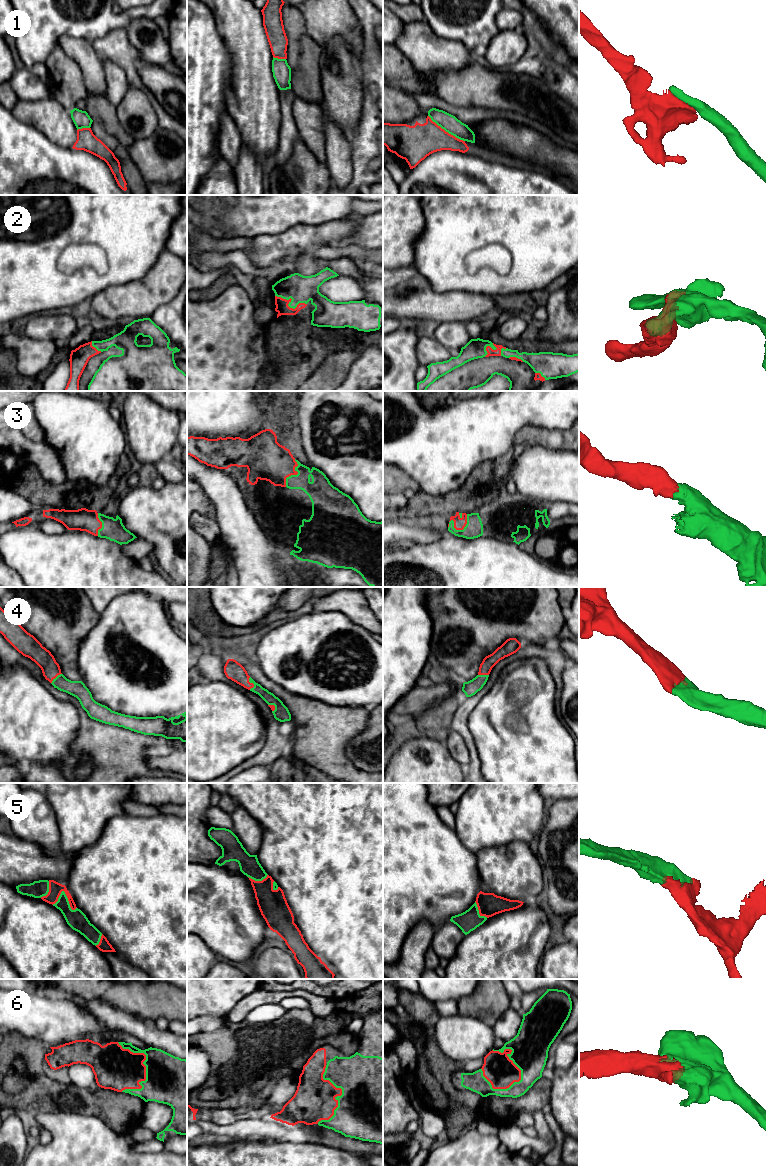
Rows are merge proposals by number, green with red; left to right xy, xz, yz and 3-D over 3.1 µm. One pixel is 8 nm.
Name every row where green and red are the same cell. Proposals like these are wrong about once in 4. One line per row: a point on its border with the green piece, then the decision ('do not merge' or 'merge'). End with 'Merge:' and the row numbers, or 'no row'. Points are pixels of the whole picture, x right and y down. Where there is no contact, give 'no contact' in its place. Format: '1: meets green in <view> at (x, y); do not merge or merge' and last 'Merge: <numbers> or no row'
1: meets green in yz at (446, 131); do not merge
2: meets green in xz at (288, 305); merge
3: meets green in xz at (294, 475); merge
4: meets green in xz at (252, 682); merge
5: meets green in xy at (65, 895); merge
6: meets green in yz at (513, 1062); merge
Merge: 2, 3, 4, 5, 6

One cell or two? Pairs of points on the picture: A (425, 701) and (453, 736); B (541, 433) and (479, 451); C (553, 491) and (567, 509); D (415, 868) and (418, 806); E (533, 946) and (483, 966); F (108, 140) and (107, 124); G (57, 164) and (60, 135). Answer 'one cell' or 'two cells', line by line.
A: two cells
B: two cells
C: two cells
D: one cell
E: one cell
F: two cells
G: two cells

